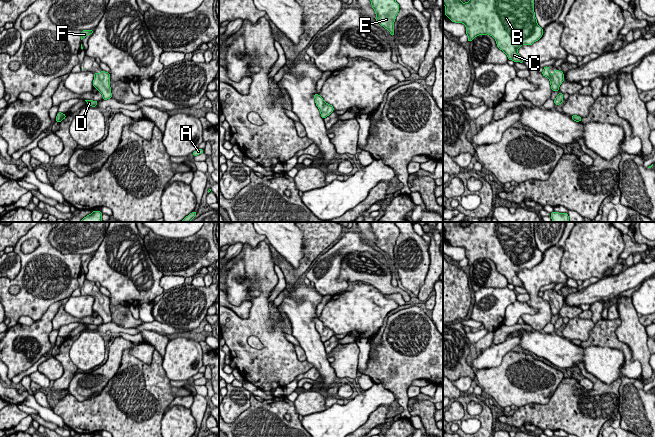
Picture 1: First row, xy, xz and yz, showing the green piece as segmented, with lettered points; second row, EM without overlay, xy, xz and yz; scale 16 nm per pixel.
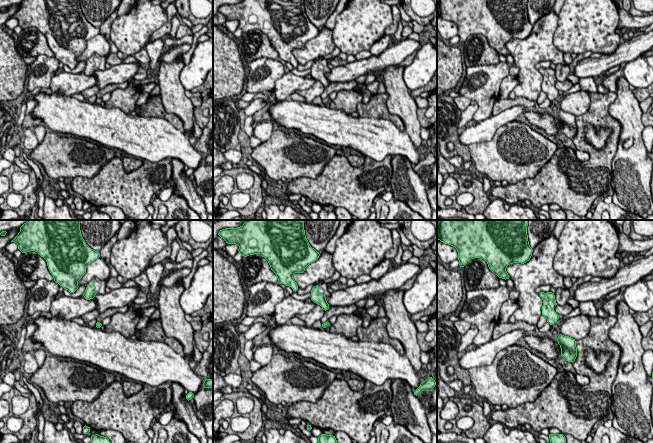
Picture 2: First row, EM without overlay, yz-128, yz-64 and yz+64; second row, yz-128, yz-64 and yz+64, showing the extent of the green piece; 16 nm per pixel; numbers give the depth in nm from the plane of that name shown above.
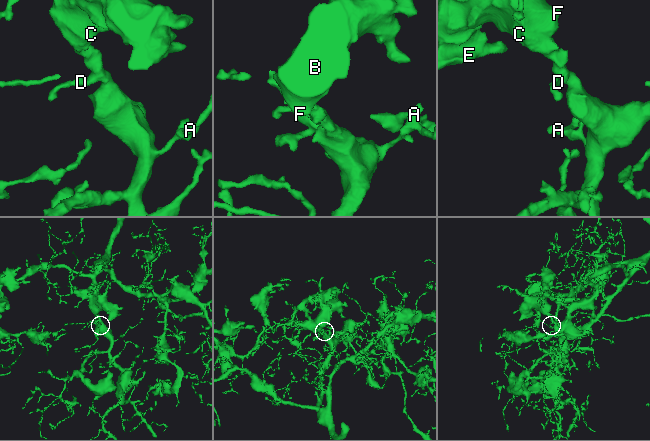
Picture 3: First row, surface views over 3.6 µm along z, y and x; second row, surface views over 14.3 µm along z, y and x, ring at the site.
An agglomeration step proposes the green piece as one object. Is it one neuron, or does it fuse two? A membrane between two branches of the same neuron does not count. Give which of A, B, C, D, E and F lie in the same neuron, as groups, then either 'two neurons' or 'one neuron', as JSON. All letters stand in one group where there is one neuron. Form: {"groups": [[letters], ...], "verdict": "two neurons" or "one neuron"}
{"groups": [["A", "B", "C", "D", "E", "F"]], "verdict": "one neuron"}

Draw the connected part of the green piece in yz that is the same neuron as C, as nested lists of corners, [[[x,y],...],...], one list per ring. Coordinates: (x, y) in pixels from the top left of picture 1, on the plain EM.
[[[443,222],[445,229],[445,240],[451,246],[463,247],[466,251],[466,259],[471,266],[476,260],[489,258],[509,284],[520,286],[523,284],[517,273],[522,269],[532,269],[543,259],[535,241],[534,222],[471,222],[462,227],[461,222]]]

